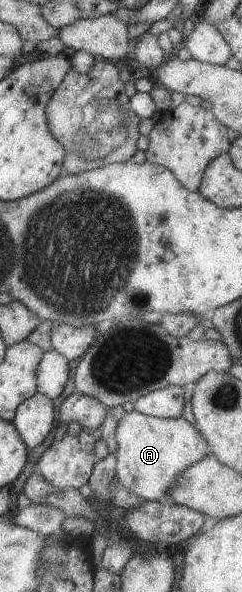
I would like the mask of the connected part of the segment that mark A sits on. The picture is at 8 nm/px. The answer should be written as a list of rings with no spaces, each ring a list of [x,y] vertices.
[[[136,410],[124,412],[115,429],[116,483],[146,501],[172,504],[165,492],[177,475],[210,453],[202,434],[181,416],[157,418]]]

